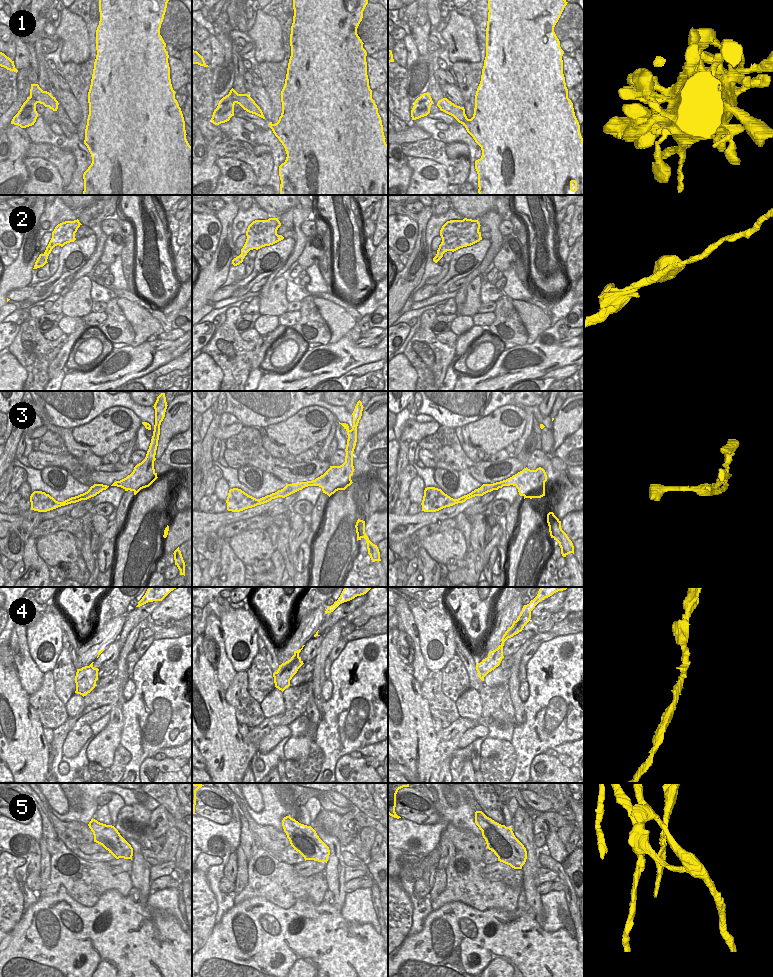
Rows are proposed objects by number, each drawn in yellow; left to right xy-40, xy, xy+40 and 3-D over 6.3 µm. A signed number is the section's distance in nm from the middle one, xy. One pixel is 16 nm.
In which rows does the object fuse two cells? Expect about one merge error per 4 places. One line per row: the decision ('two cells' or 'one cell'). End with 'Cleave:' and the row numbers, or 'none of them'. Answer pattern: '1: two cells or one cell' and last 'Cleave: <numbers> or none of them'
1: one cell
2: one cell
3: one cell
4: one cell
5: two cells
Cleave: 5

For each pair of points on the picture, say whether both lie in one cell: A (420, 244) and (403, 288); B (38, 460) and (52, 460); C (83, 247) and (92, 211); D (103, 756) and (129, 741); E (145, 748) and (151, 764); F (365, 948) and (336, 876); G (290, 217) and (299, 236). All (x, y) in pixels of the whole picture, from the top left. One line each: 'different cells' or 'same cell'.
A: same cell
B: same cell
C: different cells
D: different cells
E: different cells
F: different cells
G: same cell

